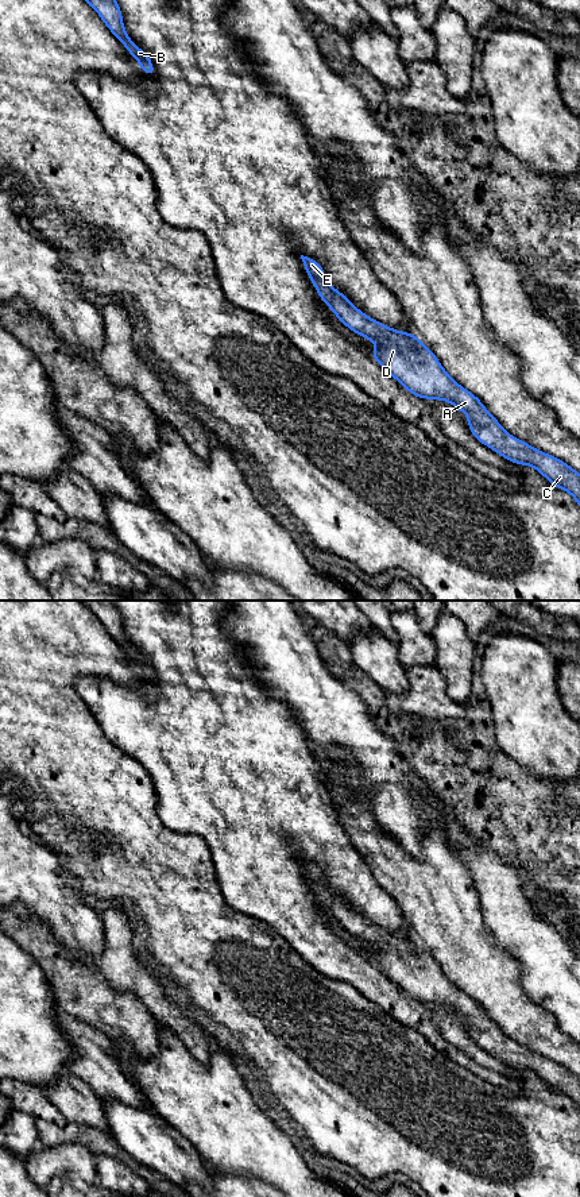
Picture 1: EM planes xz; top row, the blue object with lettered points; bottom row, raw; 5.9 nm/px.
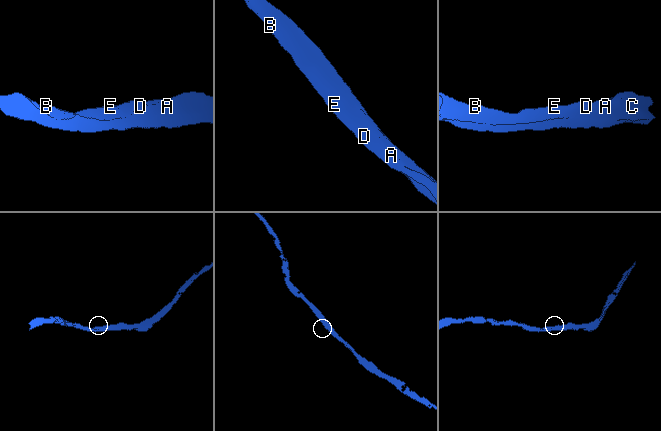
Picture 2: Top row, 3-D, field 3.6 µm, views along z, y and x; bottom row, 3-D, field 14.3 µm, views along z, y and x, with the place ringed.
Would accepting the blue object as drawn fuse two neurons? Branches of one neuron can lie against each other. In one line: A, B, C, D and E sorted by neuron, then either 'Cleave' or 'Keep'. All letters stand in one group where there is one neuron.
Groups: A B C D E. Keep

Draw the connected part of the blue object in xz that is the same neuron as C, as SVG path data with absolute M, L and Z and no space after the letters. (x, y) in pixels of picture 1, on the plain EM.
M303 860L301 864L318 901L341 928L378 949L372 962L409 997L417 1003L446 1005L464 1016L477 1046L509 1066L535 1073L554 1092L569 1097L580 1112L580 1078L575 1073L506 1036L482 1005L459 989L415 939L393 934L364 919L326 887L316 864Z

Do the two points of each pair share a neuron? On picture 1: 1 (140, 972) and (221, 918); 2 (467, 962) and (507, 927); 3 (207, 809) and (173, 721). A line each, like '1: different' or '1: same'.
1: different
2: different
3: same

